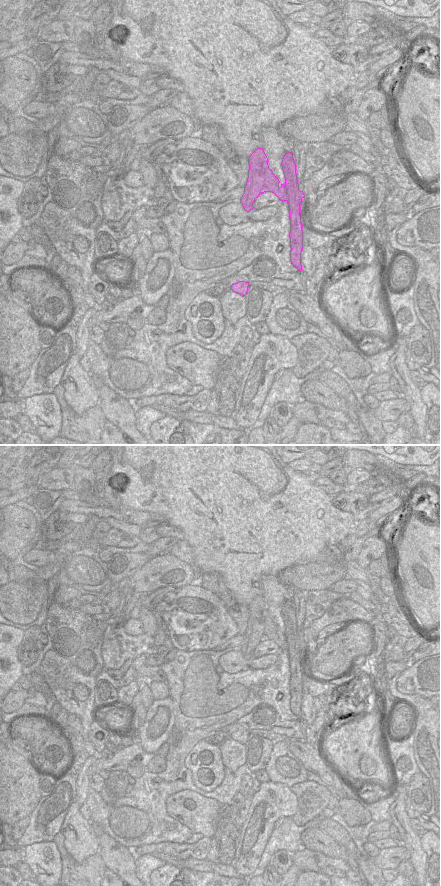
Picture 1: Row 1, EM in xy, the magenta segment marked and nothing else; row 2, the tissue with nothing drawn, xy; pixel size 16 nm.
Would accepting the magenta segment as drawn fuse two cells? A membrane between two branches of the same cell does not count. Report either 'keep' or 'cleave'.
cleave

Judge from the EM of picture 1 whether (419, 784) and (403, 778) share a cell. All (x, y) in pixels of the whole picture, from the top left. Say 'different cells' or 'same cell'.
different cells

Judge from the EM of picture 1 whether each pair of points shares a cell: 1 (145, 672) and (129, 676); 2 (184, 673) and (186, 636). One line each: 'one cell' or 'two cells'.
1: two cells
2: two cells

